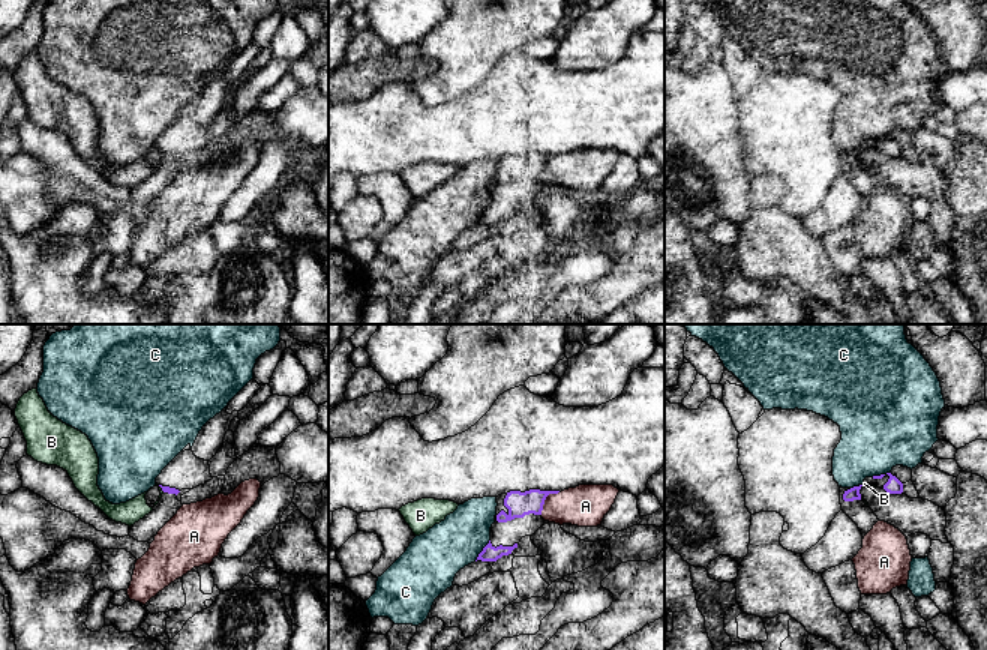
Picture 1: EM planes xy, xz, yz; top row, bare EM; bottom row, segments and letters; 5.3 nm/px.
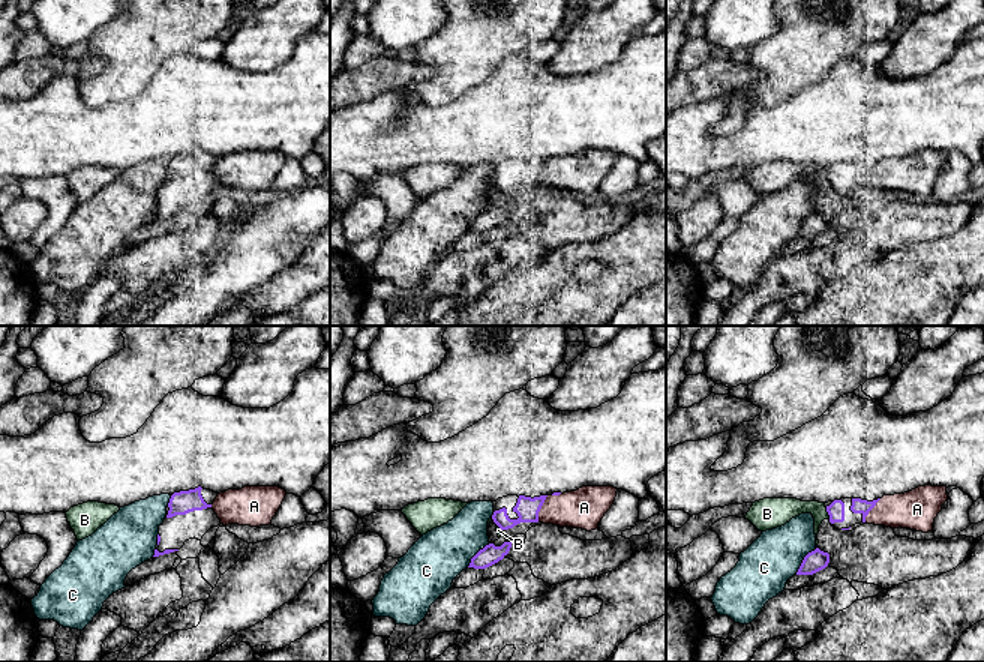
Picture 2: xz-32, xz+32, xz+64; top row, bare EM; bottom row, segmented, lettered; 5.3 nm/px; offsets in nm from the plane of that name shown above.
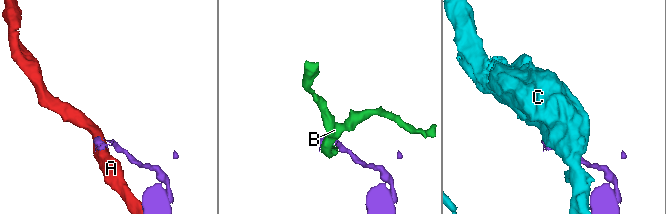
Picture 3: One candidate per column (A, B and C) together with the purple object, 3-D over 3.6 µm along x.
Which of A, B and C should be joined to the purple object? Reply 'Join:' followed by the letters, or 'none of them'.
Join: none of them

